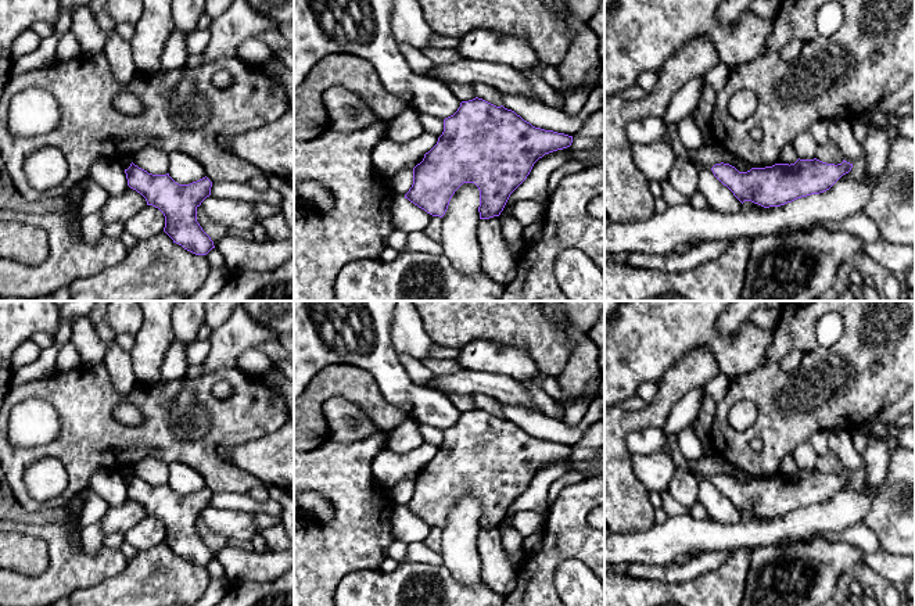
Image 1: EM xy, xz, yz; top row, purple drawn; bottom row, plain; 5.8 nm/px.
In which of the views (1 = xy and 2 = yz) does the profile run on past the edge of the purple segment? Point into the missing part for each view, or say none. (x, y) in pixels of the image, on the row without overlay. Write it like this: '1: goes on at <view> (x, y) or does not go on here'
1: does not go on here
2: does not go on here

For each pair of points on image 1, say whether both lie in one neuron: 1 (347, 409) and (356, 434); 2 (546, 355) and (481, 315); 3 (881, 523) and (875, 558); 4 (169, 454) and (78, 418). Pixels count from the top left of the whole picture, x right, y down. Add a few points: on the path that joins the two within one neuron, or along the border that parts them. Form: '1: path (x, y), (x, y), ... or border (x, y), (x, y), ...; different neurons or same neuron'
1: path (345, 416), (345, 425), (350, 429); same neuron
2: path (530, 339), (506, 315), (498, 315); same neuron
3: border (864, 522), (886, 551), (900, 556); different neurons
4: path (147, 443), (101, 441); same neuron

